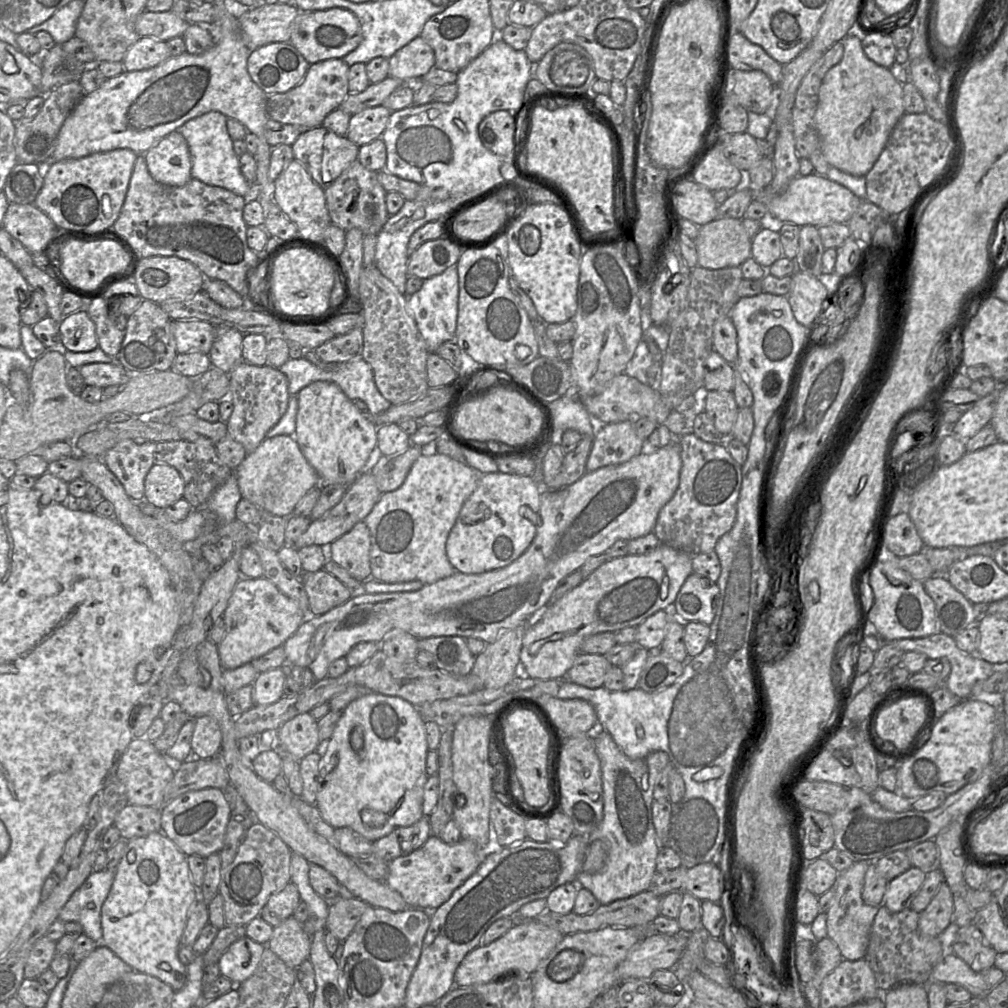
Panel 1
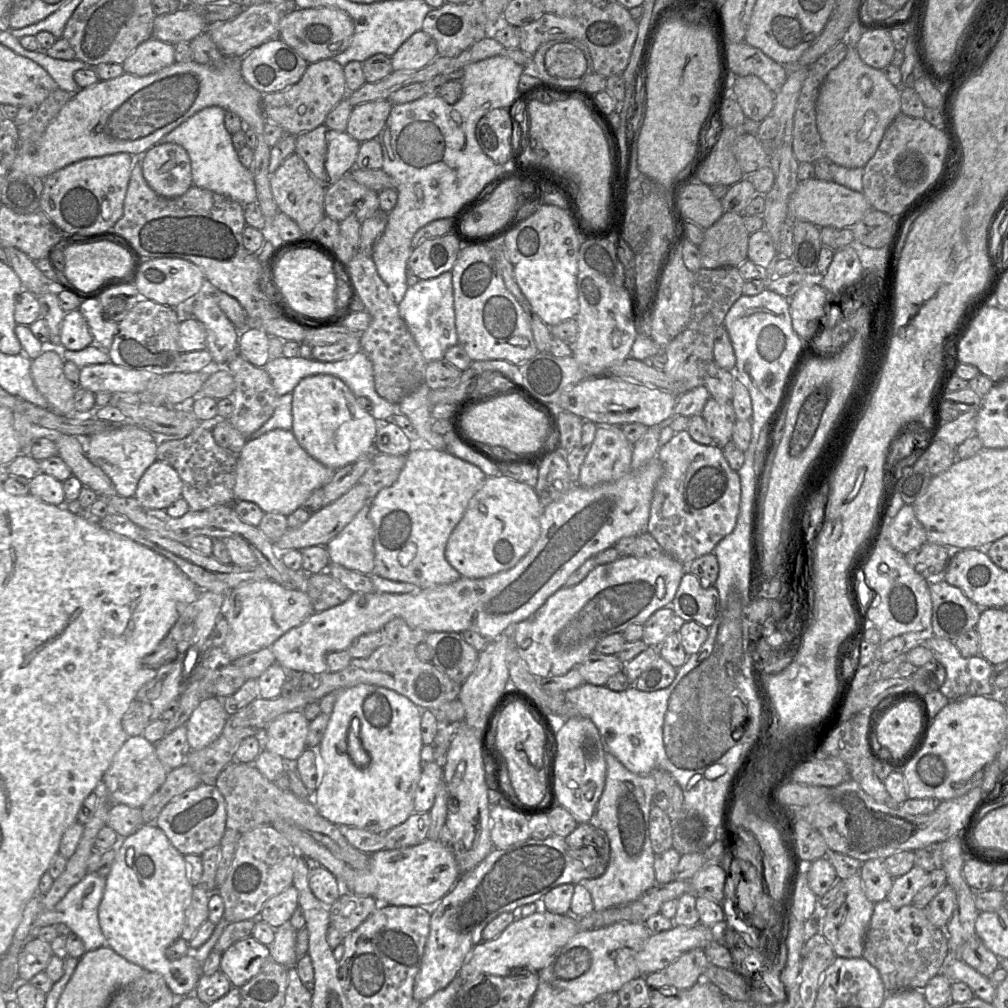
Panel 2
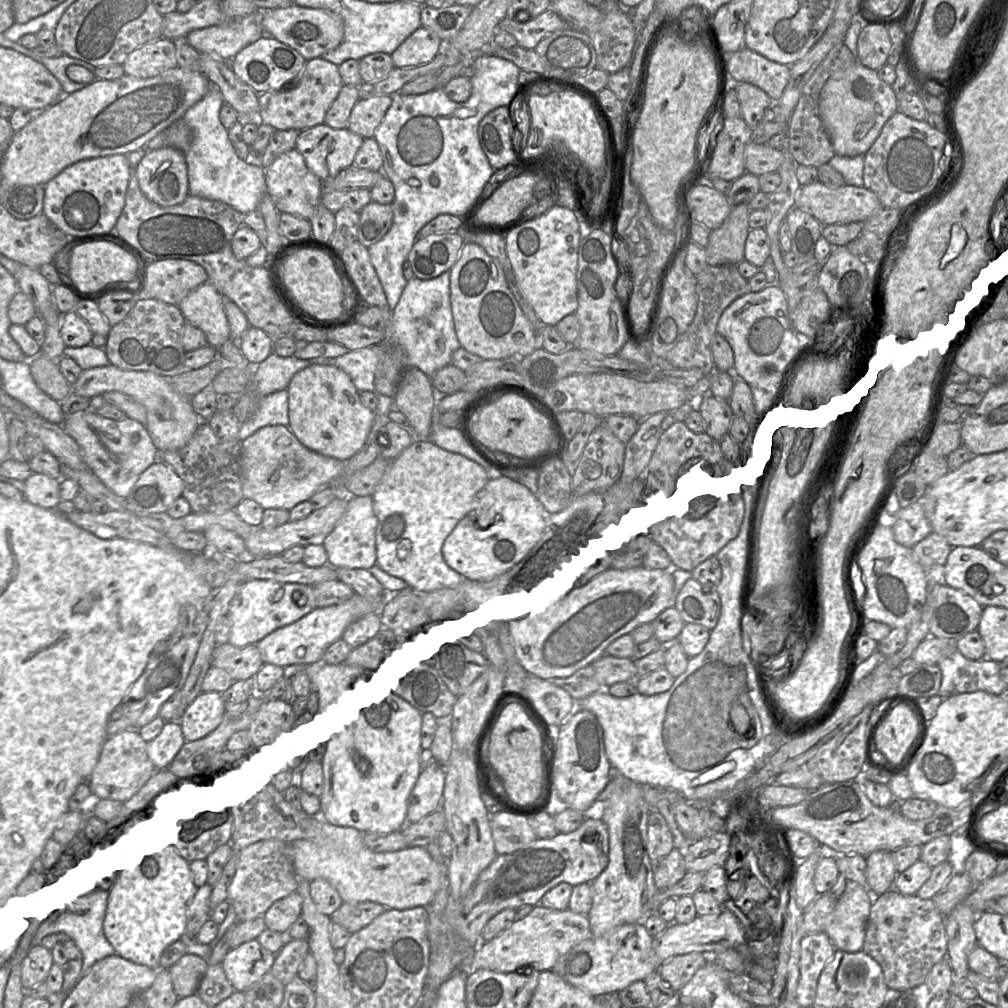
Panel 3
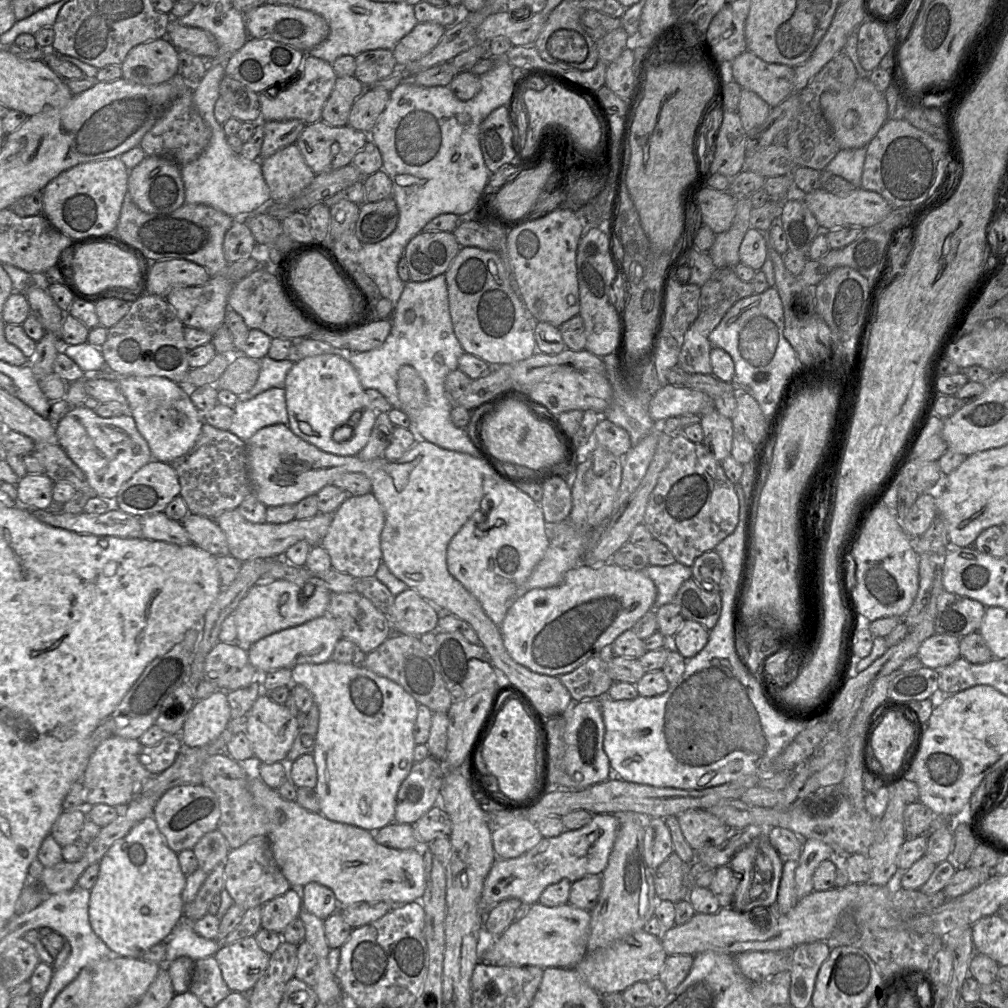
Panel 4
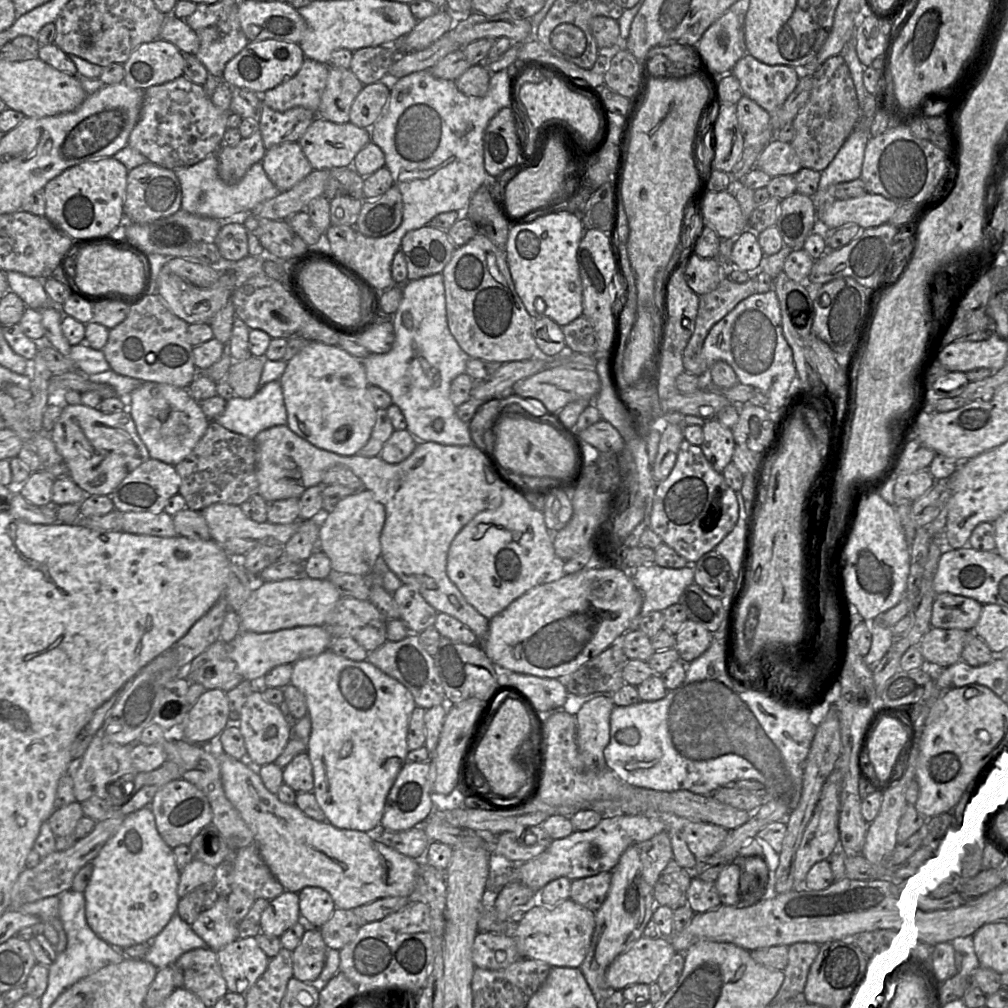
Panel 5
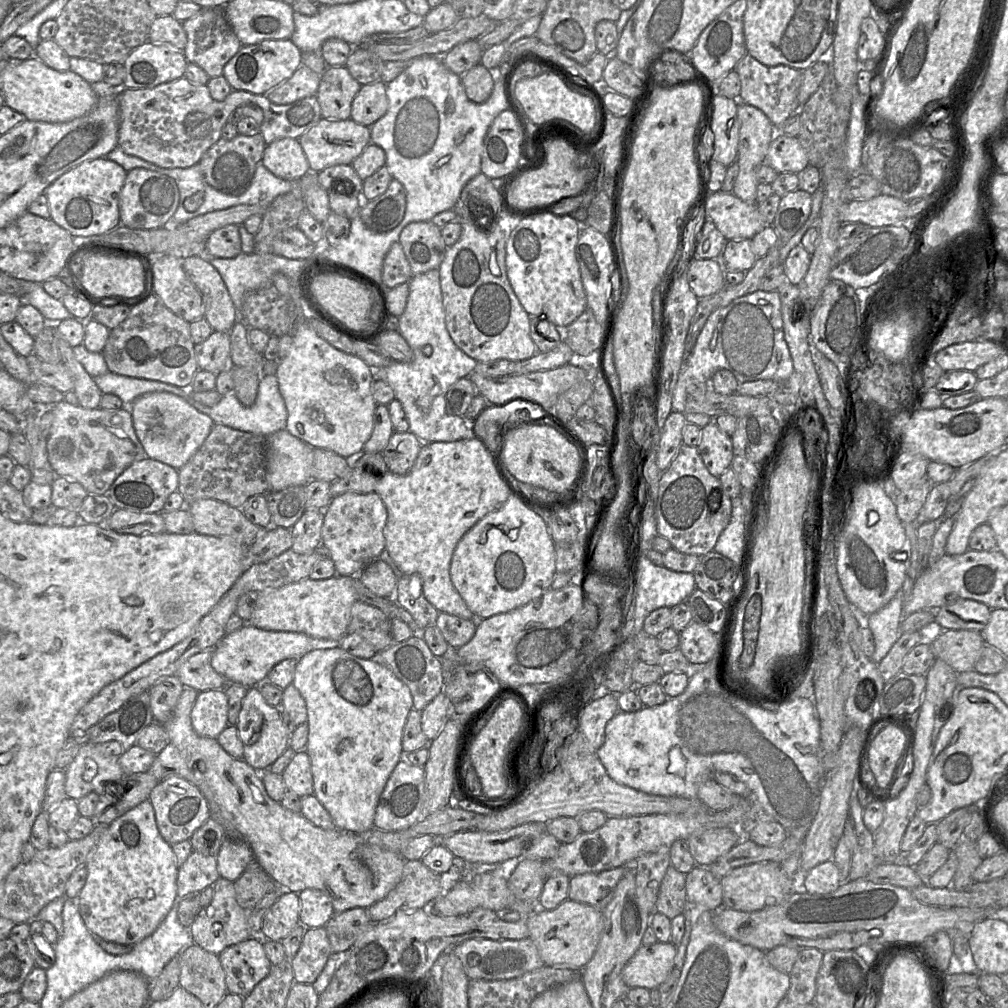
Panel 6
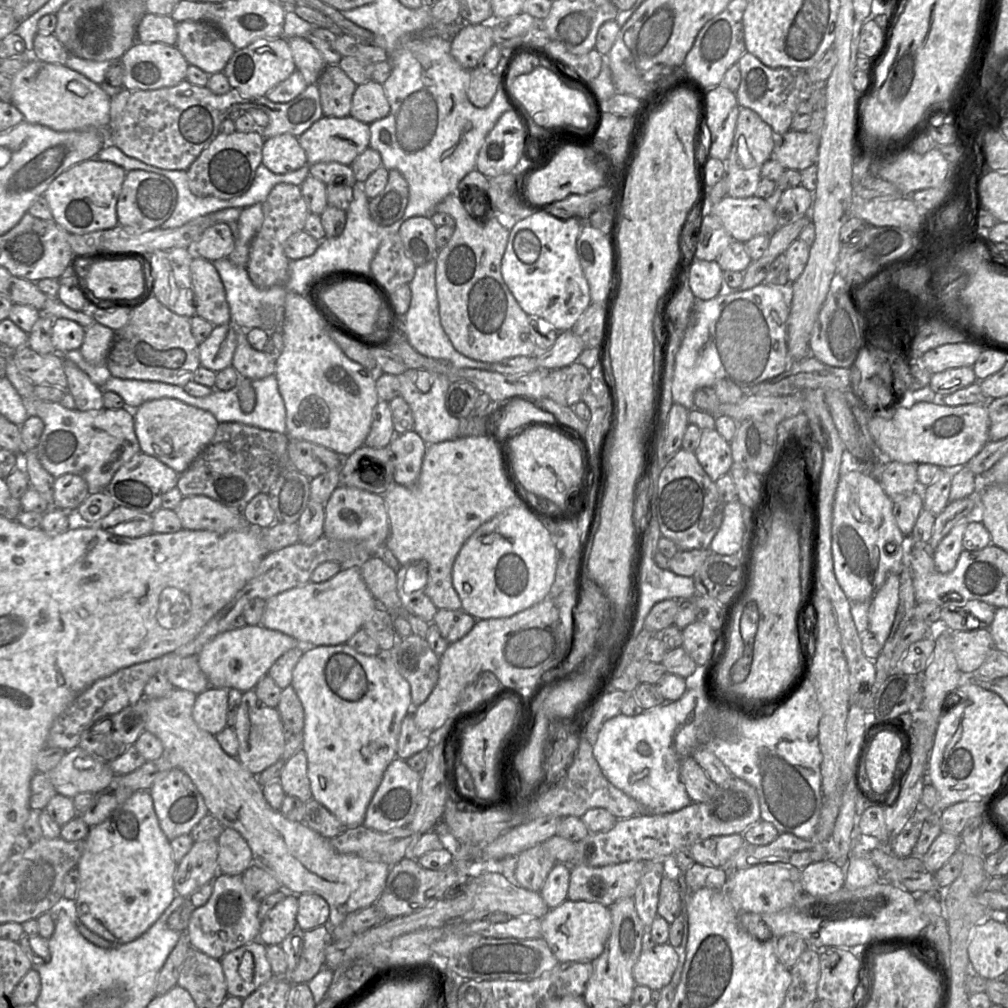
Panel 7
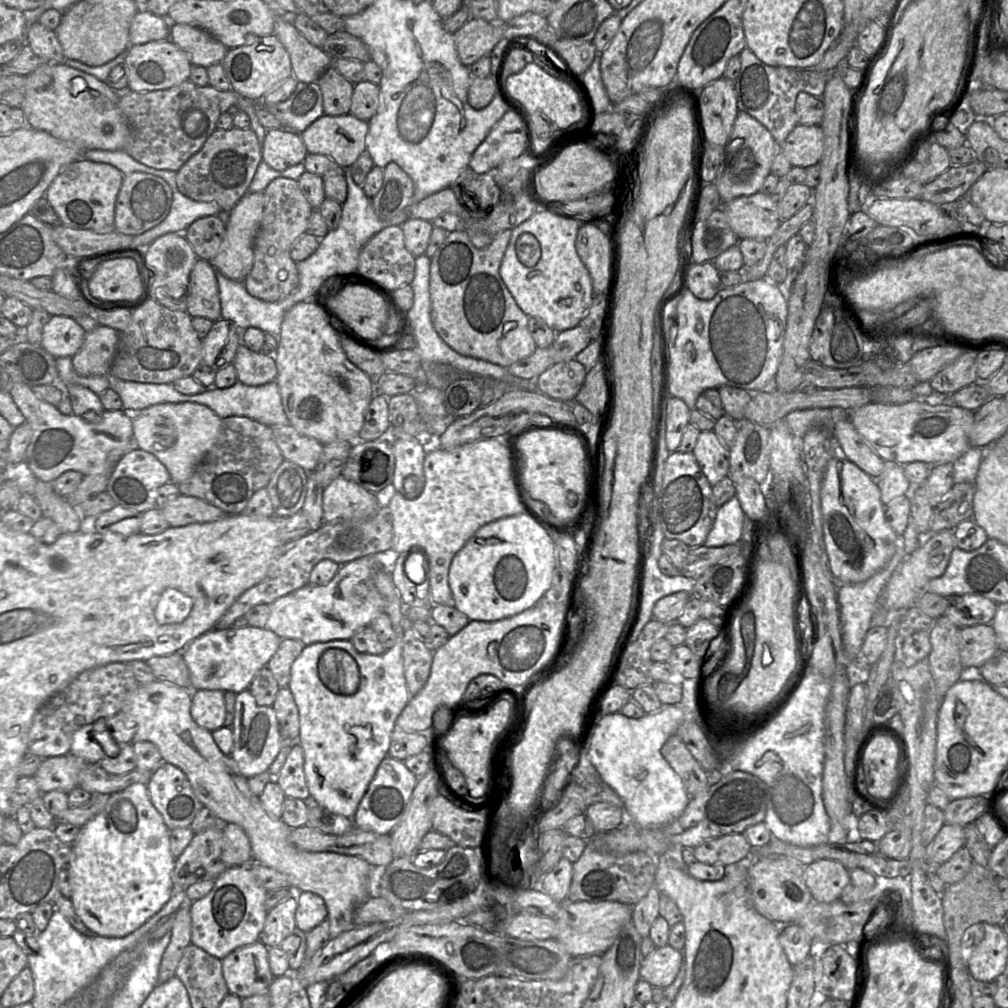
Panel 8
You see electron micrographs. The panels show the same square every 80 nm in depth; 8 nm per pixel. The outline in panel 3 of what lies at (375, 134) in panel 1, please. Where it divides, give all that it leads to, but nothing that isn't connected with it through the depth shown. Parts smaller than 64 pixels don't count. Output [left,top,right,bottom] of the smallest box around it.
[348,95,392,139]

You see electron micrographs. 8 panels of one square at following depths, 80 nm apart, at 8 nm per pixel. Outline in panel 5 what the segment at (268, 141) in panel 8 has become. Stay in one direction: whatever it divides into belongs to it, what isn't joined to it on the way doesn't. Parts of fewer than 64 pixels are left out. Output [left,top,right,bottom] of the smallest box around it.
[263,142,313,192]

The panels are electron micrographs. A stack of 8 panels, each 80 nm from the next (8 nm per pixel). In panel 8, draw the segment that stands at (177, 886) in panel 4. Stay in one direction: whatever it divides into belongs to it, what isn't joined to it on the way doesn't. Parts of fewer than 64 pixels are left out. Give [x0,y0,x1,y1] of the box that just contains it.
[66,783,175,938]

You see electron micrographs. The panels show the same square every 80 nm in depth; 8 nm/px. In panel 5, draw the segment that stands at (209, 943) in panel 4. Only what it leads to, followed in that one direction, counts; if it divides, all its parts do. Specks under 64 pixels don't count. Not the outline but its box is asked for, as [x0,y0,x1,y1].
[144,911,208,969]

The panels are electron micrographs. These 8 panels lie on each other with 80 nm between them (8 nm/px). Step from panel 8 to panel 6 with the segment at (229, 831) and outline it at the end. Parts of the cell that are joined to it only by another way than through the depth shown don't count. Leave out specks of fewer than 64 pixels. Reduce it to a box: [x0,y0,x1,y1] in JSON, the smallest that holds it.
[217,838,254,882]

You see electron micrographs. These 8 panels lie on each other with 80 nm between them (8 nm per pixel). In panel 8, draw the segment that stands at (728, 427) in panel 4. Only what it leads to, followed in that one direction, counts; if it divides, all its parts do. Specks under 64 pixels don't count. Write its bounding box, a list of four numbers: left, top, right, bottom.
[693,430,730,486]

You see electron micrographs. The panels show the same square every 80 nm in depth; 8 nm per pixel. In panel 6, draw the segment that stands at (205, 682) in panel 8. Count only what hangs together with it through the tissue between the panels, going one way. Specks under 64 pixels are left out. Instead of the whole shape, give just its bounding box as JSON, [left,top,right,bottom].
[211,624,313,687]

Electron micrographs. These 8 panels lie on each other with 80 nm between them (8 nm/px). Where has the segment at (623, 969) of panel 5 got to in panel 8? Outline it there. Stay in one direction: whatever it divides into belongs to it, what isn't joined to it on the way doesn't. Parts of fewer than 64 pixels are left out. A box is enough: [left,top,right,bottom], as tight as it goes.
[640,944,683,989]

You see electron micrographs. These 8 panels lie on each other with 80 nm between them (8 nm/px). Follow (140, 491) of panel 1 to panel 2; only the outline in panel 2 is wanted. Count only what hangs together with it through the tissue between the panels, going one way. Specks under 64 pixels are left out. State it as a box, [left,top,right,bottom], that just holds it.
[76,424,158,497]

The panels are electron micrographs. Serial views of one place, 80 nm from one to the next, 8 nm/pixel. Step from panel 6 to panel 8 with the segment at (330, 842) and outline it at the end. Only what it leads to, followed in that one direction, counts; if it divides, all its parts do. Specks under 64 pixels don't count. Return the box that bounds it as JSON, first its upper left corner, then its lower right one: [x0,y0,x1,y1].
[121,680,371,939]

